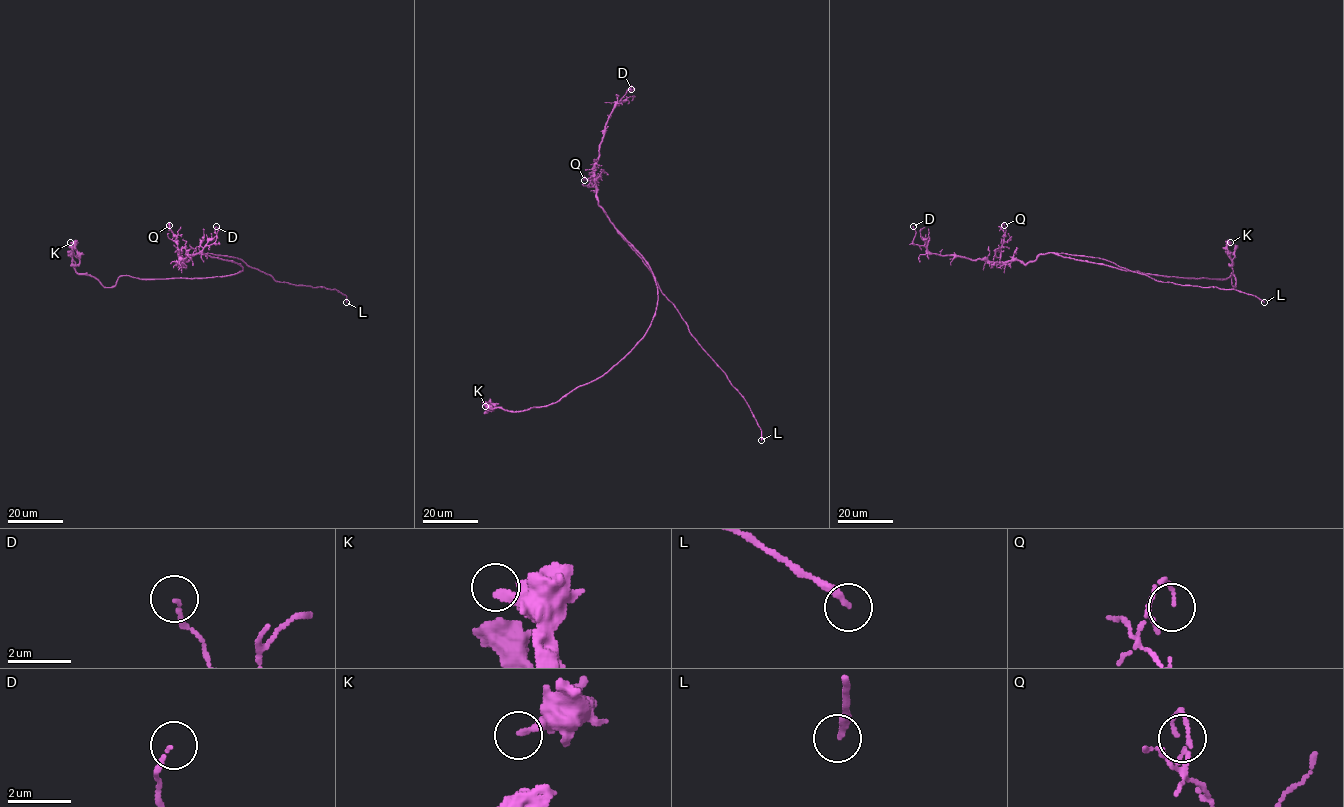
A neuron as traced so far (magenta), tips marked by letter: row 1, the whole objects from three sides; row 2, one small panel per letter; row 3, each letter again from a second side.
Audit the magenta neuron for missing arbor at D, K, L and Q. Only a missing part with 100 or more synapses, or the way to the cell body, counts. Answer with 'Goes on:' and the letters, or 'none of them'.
Goes on: L

